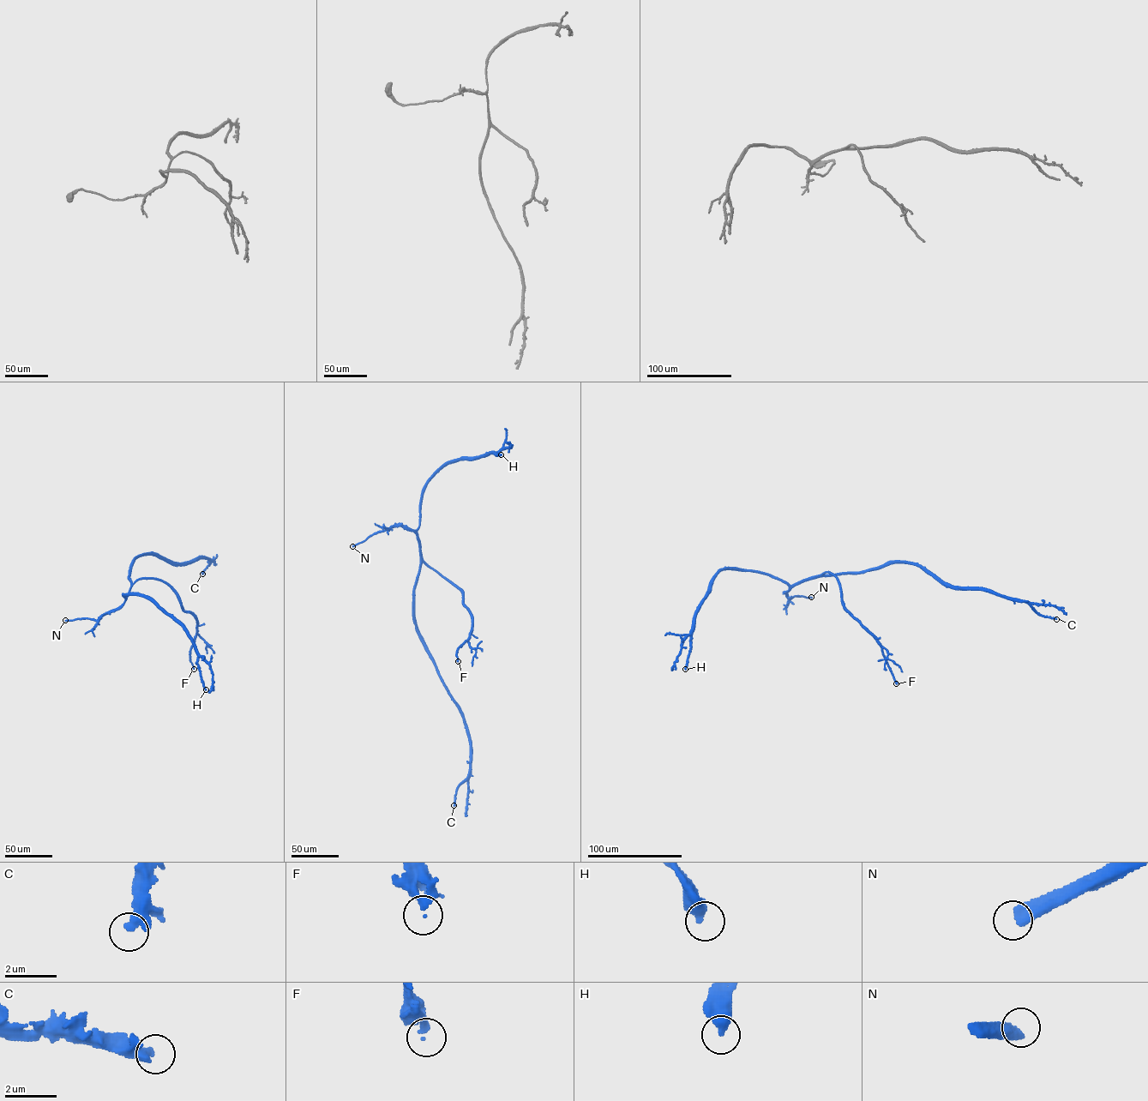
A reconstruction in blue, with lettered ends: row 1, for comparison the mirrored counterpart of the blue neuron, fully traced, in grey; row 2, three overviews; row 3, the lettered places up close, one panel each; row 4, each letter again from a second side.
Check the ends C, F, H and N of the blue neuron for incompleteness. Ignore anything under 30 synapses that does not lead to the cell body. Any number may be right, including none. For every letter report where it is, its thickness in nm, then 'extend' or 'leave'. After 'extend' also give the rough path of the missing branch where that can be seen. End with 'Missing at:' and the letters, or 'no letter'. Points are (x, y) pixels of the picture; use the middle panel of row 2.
C: (453, 805) | 400 nm | leave
F: (458, 661) | 260 nm | leave
H: (501, 454) | 500 nm | leave
N: (352, 546) | 440 nm | extend | (352, 546), (335, 553), (326, 553), (313, 538)
Missing at: N

